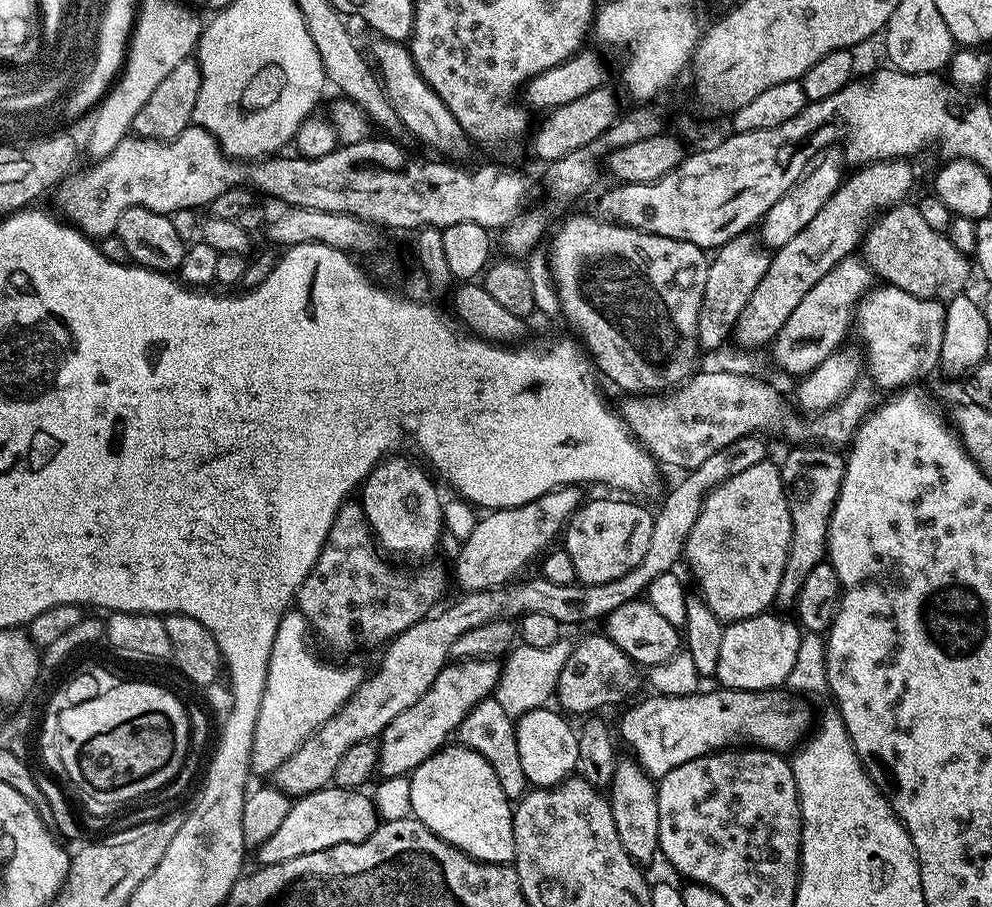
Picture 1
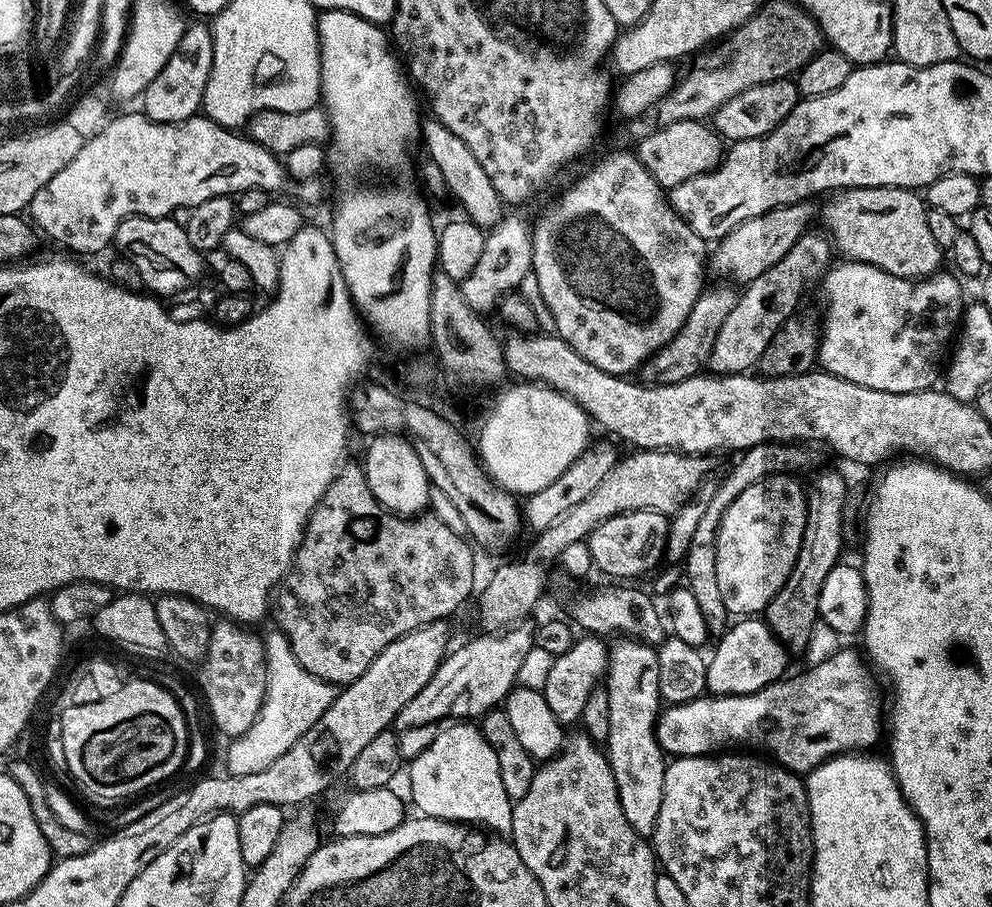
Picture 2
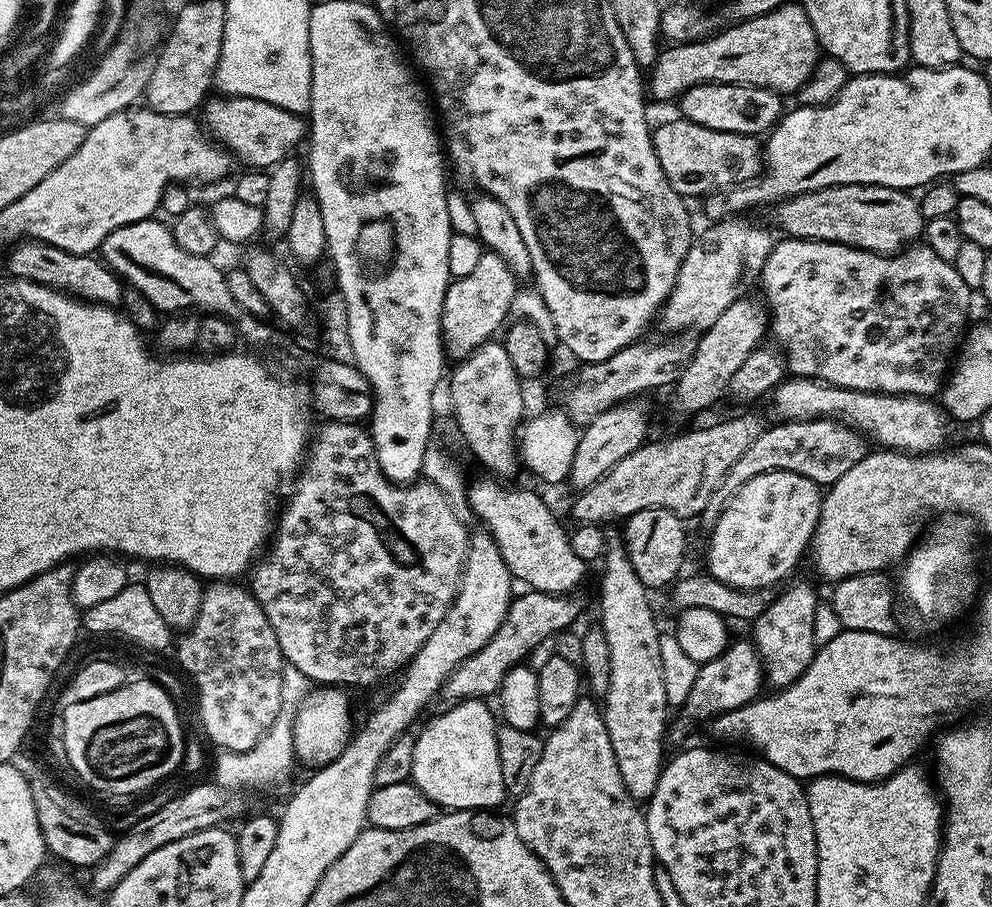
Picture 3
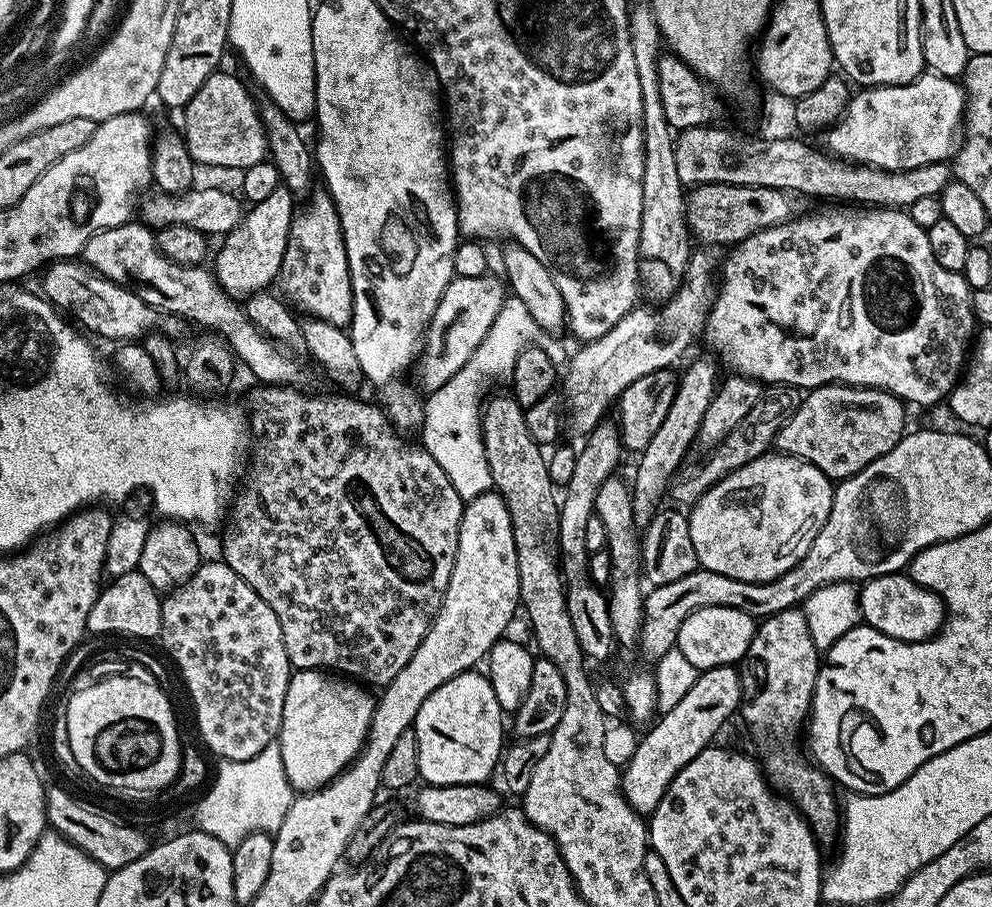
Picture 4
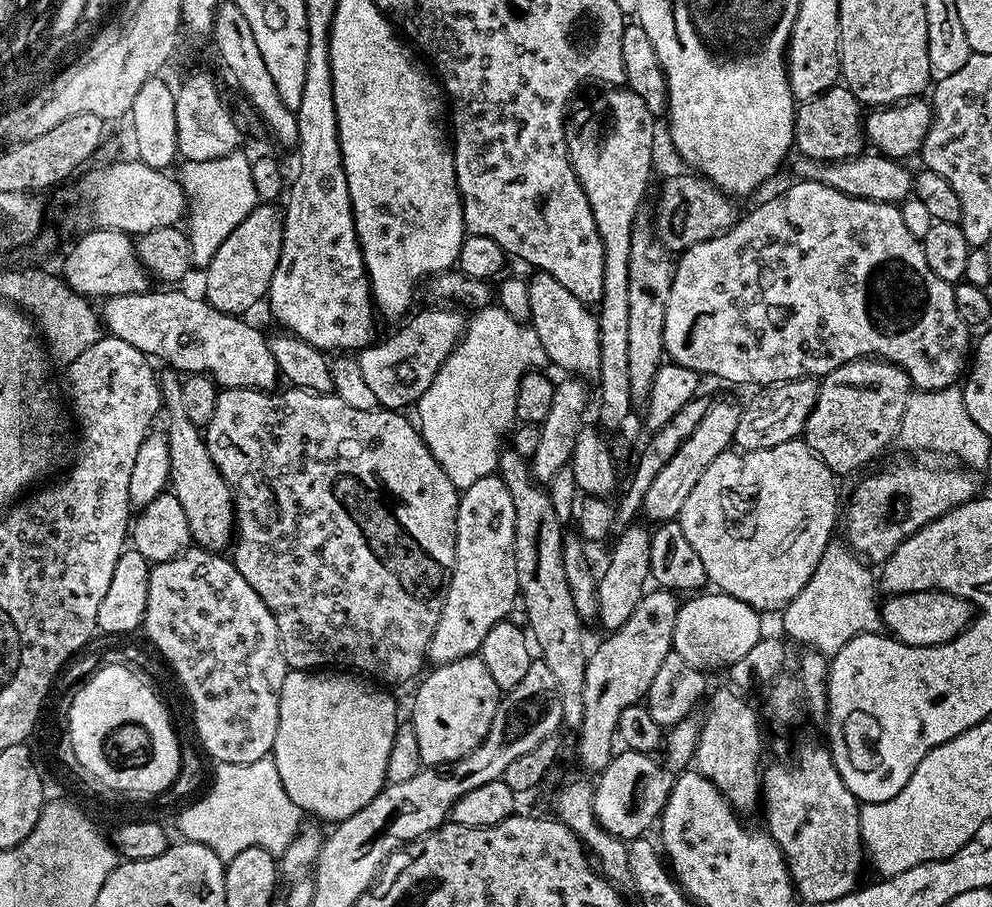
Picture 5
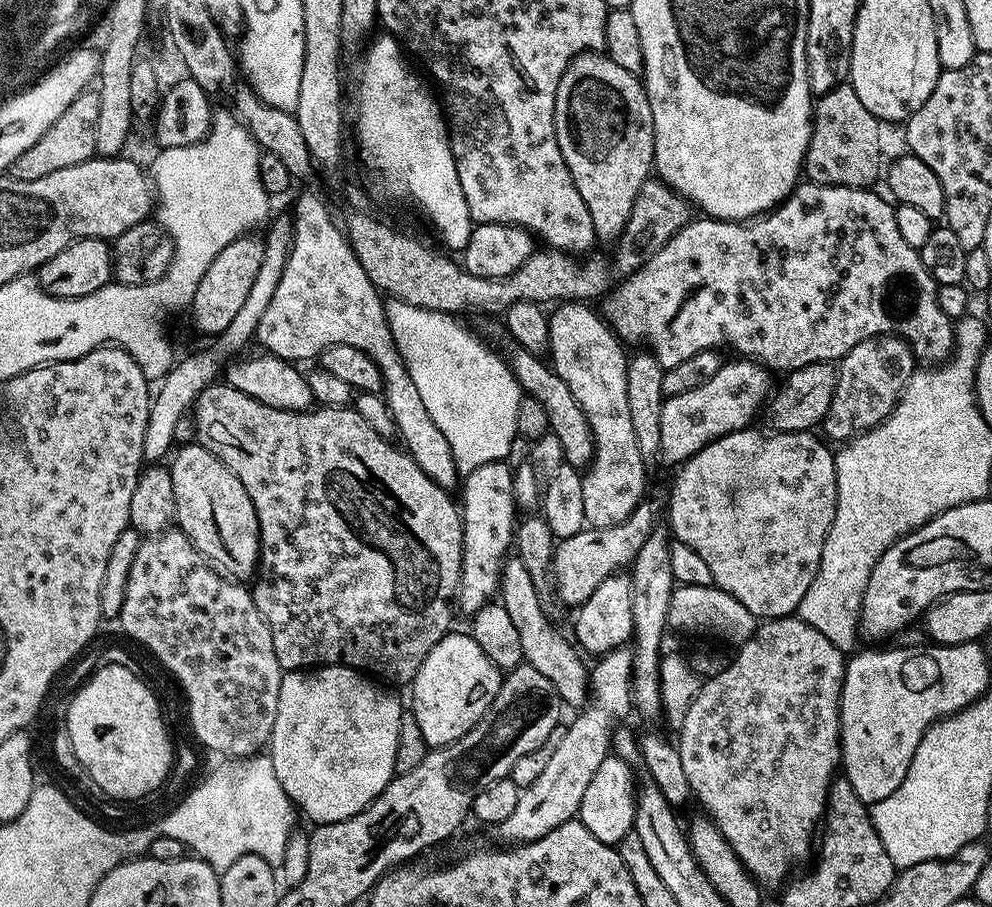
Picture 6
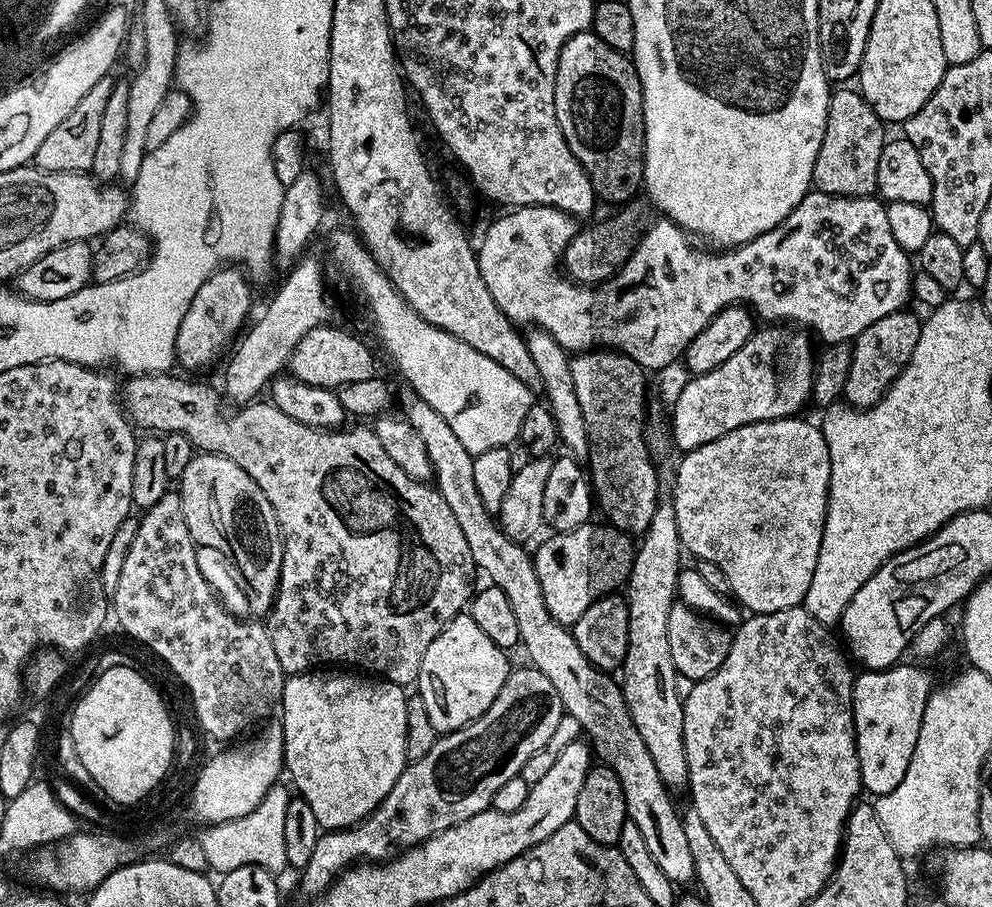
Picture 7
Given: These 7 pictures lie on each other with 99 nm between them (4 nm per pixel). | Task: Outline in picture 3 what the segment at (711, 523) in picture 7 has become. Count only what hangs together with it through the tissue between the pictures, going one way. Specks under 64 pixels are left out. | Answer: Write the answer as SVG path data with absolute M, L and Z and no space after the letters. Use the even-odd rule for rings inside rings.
M767 472L758 474L758 478L750 478L730 498L730 502L722 510L722 514L711 525L712 537L708 540L707 575L732 588L745 590L768 590L771 584L779 582L796 568L800 555L809 551L812 535L820 517L821 485L810 478L793 472Z

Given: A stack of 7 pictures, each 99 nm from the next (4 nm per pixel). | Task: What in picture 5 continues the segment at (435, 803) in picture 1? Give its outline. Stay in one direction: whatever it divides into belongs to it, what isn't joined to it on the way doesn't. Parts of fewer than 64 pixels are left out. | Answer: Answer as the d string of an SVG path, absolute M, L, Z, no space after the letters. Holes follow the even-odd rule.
M476 654L435 665L431 670L428 677L425 675L419 681L420 689L416 692L410 719L414 734L418 734L425 765L439 766L460 760L482 743L490 730L490 722L494 722L502 689L490 678L490 670L486 670Z

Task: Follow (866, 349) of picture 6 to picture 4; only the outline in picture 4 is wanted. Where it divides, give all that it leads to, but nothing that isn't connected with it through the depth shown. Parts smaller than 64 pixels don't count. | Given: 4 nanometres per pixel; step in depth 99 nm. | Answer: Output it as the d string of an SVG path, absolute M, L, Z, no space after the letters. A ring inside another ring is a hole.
M823 384L811 389L805 396L808 397L797 403L788 421L778 430L774 448L779 455L793 456L810 462L810 466L818 466L818 470L822 470L822 474L826 474L833 482L858 474L858 470L870 466L874 458L882 458L882 454L894 450L894 446L898 446L906 434L904 401L894 394L883 392L881 388L863 388L857 384Z

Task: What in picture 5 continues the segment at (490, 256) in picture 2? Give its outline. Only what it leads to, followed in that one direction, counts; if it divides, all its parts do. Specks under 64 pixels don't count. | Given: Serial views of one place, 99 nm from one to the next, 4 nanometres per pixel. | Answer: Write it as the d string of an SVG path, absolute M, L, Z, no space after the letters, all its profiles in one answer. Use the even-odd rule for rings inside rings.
M452 306L432 307L436 308L422 309L413 320L405 319L405 324L389 340L381 344L373 342L367 348L359 349L356 356L358 370L362 370L362 378L370 386L379 407L408 410L404 408L419 402L464 335L466 316L463 311Z

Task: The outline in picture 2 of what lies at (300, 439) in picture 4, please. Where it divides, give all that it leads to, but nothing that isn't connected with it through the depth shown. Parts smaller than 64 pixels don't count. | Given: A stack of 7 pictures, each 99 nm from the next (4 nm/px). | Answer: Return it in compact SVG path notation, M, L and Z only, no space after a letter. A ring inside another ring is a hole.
M345 463L341 467L324 492L324 499L317 504L315 510L310 514L308 525L304 528L304 538L296 547L296 559L292 567L289 568L288 575L284 577L282 587L274 600L274 616L276 612L276 620L280 623L277 624L279 631L283 632L290 642L290 646L294 650L294 658L298 658L298 662L310 674L322 678L327 684L337 686L354 683L378 658L382 650L385 650L386 646L396 639L410 634L411 631L426 627L428 623L438 622L439 620L447 621L451 612L458 611L463 606L464 599L471 594L472 575L476 572L476 564L472 561L473 545L459 531L456 533L446 521L439 520L436 516L421 514L409 518L398 516L396 513L388 511L387 508L383 508L368 485L363 467L359 463L352 463Z

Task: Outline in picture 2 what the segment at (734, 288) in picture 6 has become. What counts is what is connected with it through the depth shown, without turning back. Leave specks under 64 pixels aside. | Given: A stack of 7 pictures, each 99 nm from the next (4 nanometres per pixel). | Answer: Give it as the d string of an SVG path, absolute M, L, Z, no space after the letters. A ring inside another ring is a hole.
M845 259L840 263L844 264L833 263L818 280L820 296L824 299L824 328L822 324L822 331L818 336L819 367L838 378L846 378L846 382L854 382L858 386L866 386L870 390L886 390L890 394L921 392L927 388L932 388L935 385L935 380L937 383L941 379L942 365L945 363L946 353L957 335L958 325L961 323L962 313L966 307L966 299L964 300L963 294L960 293L959 282L961 283L961 281L955 275L952 275L953 277L947 276L947 271L944 270L918 280L907 280L906 278L898 278L894 274L886 274L886 270L878 270L874 266L863 264L857 260Z

